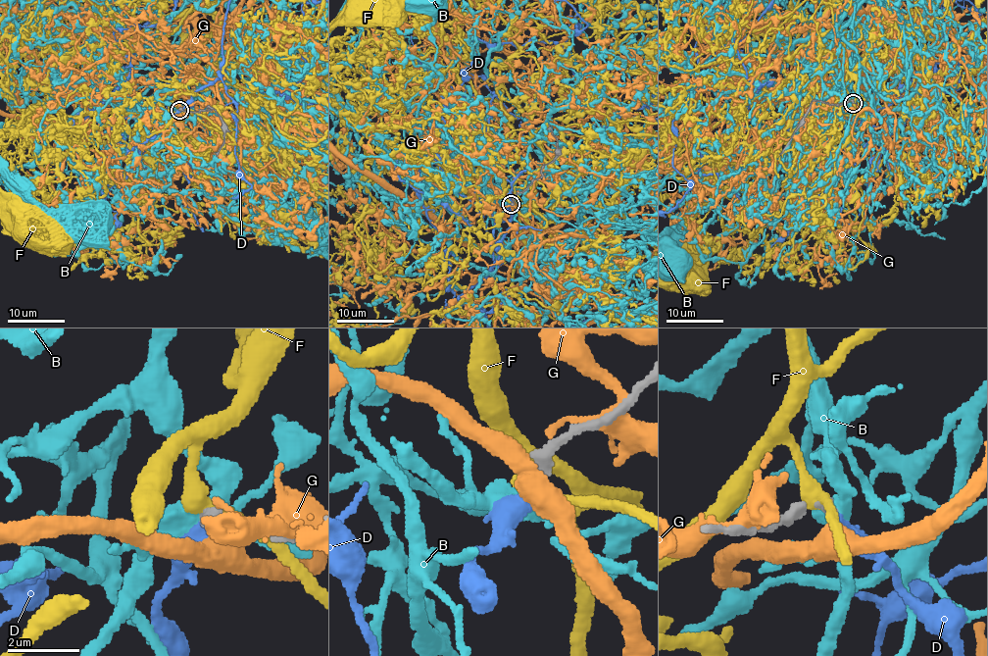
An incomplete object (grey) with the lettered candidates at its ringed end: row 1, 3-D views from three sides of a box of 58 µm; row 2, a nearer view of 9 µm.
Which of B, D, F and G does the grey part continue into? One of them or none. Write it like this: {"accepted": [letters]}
{"accepted": ["D"]}

